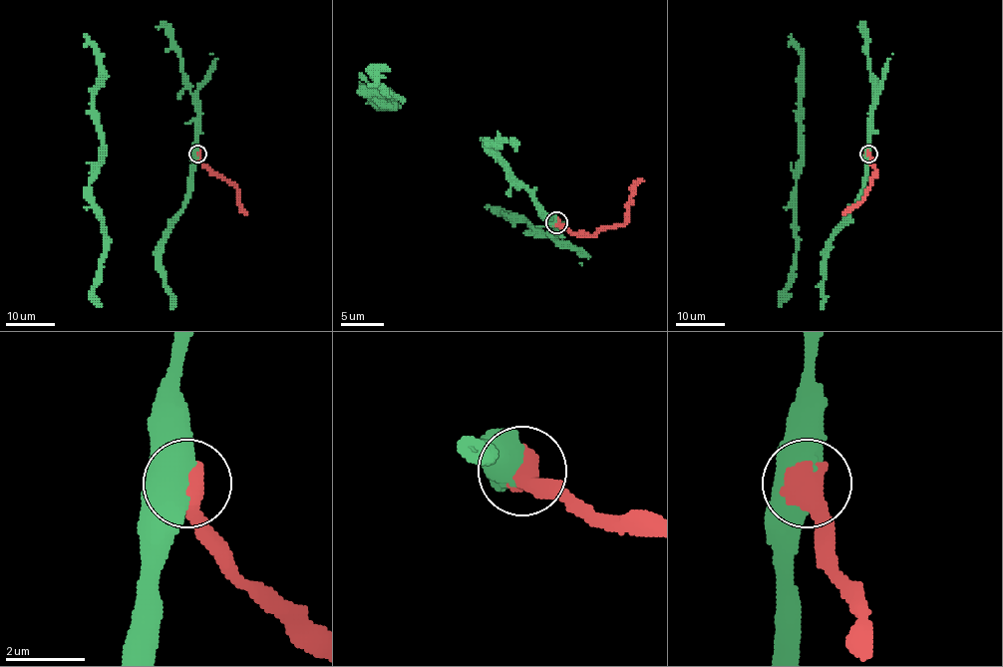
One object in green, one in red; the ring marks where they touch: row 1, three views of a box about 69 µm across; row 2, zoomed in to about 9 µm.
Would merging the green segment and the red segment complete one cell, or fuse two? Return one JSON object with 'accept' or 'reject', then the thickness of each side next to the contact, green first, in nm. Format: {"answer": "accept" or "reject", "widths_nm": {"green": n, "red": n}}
{"answer": "reject", "widths_nm": {"green": 800, "red": 650}}

